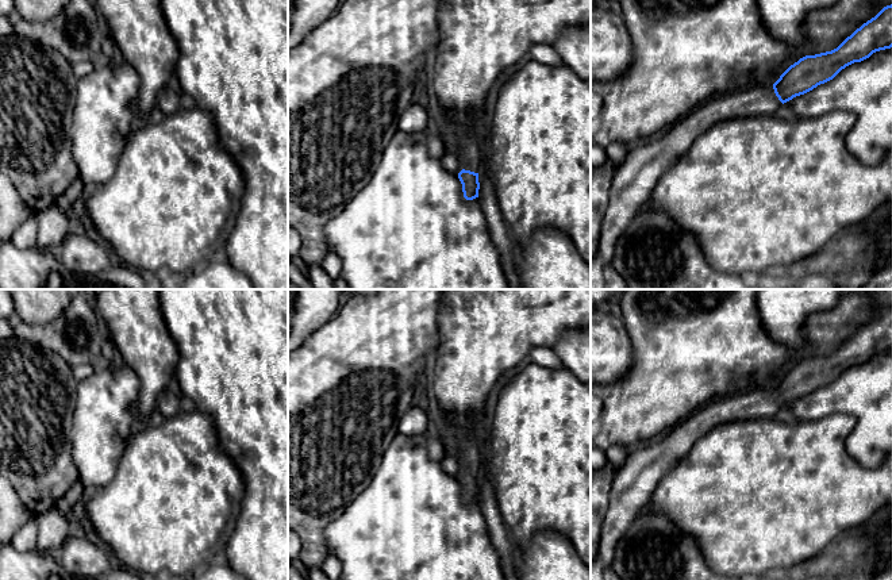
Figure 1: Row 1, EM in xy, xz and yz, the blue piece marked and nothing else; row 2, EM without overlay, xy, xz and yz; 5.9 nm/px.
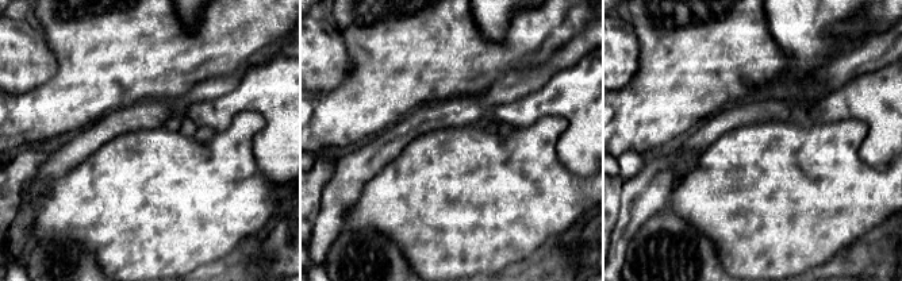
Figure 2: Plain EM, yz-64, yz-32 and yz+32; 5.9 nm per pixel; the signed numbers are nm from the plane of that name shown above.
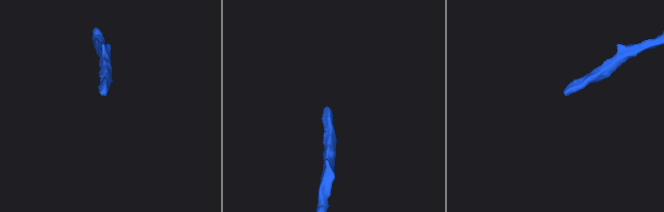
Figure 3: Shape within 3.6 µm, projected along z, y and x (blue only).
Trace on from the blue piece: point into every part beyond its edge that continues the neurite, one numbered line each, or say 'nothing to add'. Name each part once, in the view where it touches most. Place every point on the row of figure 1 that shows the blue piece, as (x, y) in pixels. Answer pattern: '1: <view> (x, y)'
1: yz (631, 187)

